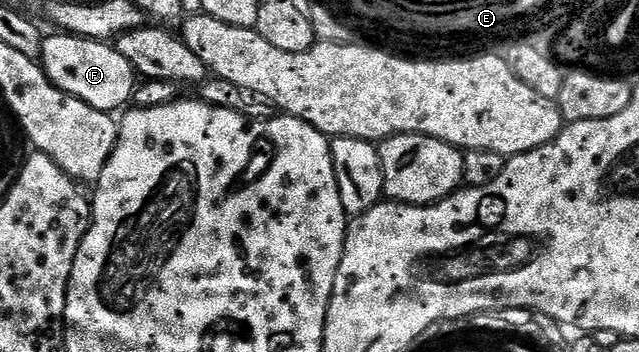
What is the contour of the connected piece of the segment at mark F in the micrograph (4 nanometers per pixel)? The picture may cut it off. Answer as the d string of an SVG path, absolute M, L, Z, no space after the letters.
M53 32L50 38L48 35L41 39L39 61L51 85L91 104L91 108L117 112L130 105L135 89L135 71L127 59L119 56L116 45Z

